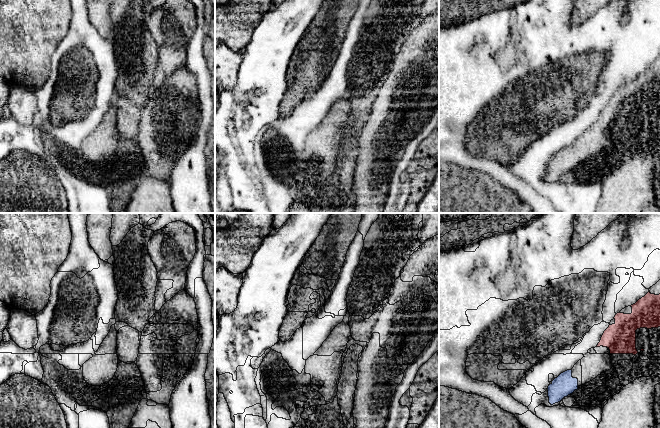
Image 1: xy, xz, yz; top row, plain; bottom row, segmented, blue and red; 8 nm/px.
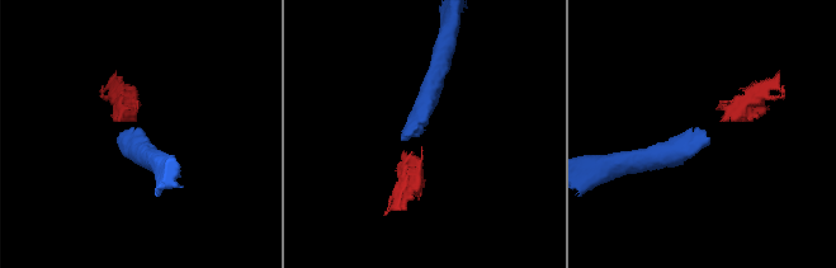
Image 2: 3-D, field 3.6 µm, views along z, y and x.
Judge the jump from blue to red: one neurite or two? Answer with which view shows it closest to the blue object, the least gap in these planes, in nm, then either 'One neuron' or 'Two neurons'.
Closest in yz. Distance 280 nm. One neuron

